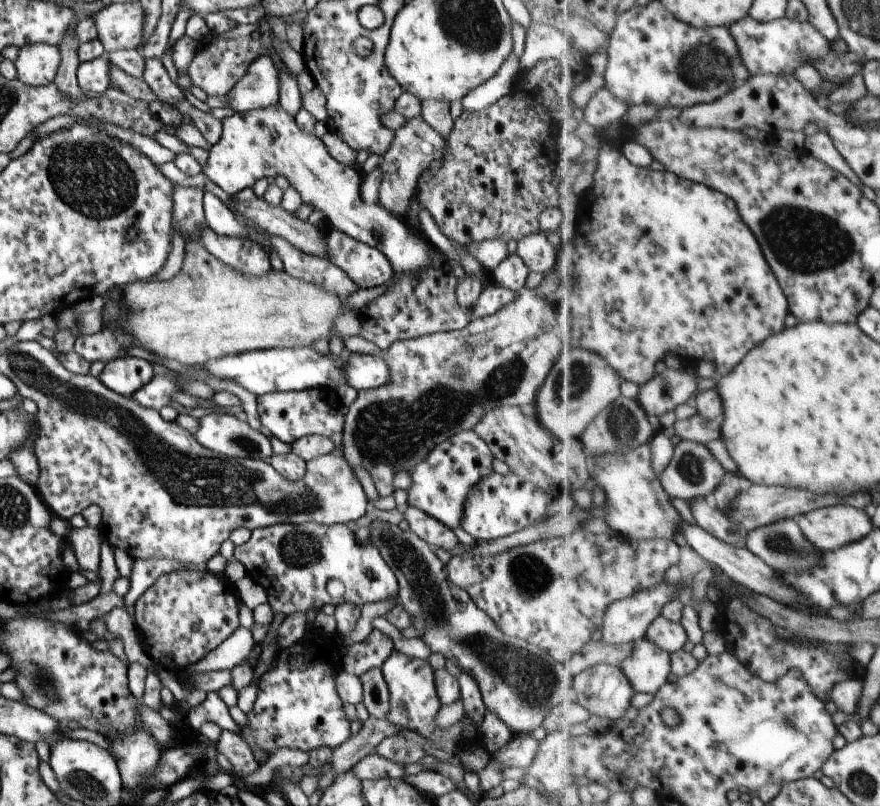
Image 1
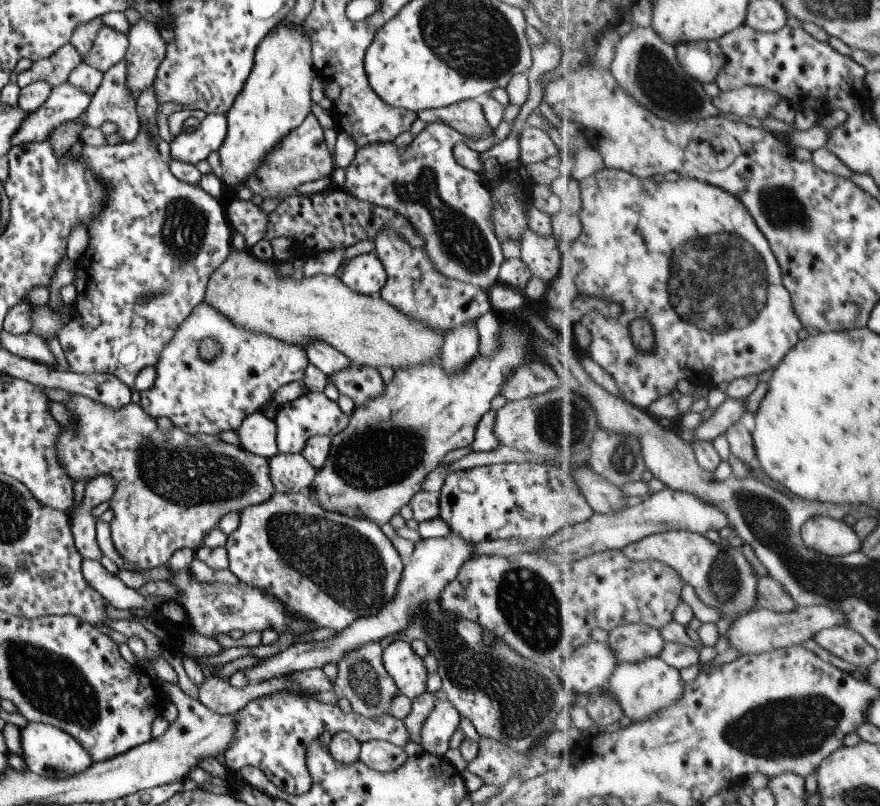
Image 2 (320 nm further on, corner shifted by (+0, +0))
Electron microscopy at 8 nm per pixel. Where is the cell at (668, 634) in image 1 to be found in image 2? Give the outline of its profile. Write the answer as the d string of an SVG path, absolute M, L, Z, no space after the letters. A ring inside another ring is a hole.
M645 623L617 627L609 632L607 642L619 663L636 663L659 657L666 643L659 629Z

